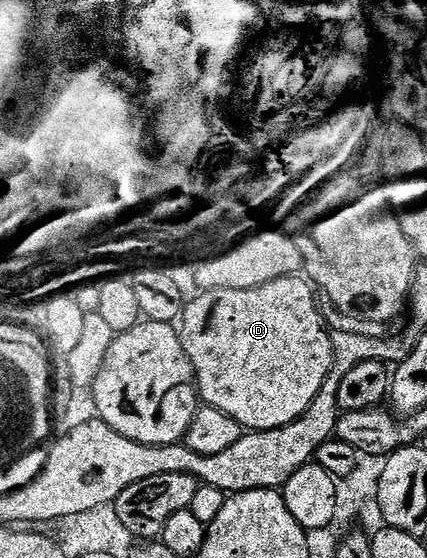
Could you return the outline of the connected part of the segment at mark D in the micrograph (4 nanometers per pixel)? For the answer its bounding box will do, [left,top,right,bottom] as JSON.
[178,274,332,431]

